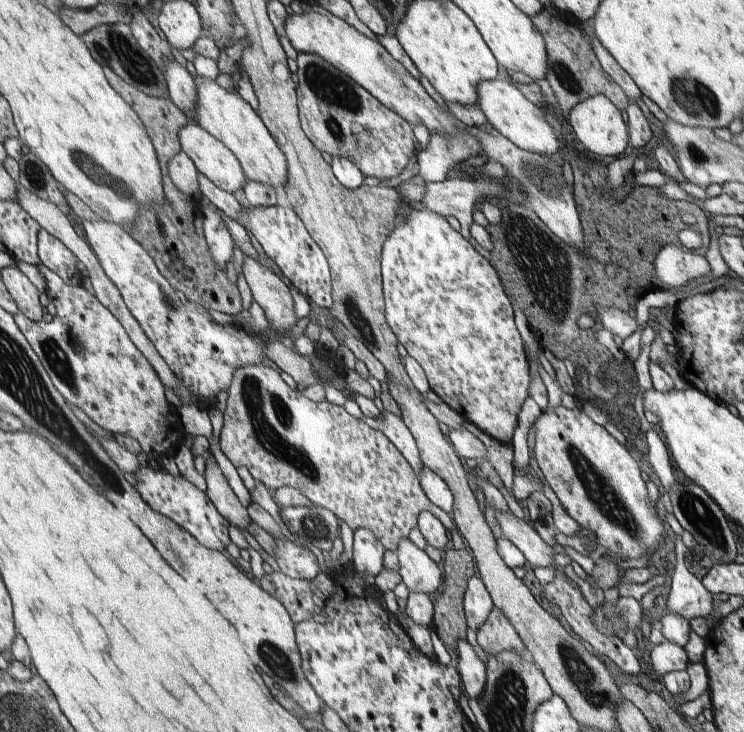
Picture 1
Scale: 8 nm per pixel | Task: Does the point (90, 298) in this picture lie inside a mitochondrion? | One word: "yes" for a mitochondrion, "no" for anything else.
no

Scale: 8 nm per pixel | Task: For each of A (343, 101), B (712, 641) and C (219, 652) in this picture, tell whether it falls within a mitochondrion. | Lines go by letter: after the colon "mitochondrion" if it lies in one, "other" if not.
A: mitochondrion
B: other
C: other

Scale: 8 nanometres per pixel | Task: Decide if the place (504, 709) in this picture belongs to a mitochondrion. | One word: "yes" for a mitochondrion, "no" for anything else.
yes

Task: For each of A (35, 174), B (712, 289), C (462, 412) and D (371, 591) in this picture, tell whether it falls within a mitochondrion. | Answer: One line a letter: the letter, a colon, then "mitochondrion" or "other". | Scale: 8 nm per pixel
A: mitochondrion
B: other
C: other
D: other

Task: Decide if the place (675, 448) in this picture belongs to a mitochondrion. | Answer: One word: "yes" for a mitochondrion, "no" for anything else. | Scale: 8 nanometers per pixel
no

